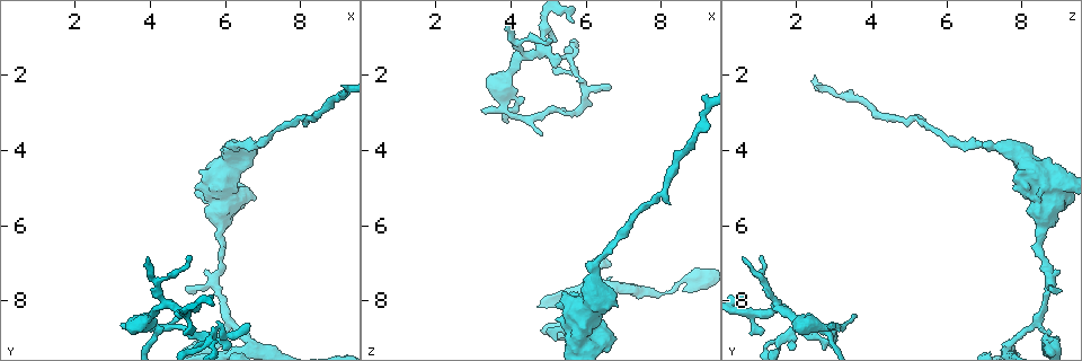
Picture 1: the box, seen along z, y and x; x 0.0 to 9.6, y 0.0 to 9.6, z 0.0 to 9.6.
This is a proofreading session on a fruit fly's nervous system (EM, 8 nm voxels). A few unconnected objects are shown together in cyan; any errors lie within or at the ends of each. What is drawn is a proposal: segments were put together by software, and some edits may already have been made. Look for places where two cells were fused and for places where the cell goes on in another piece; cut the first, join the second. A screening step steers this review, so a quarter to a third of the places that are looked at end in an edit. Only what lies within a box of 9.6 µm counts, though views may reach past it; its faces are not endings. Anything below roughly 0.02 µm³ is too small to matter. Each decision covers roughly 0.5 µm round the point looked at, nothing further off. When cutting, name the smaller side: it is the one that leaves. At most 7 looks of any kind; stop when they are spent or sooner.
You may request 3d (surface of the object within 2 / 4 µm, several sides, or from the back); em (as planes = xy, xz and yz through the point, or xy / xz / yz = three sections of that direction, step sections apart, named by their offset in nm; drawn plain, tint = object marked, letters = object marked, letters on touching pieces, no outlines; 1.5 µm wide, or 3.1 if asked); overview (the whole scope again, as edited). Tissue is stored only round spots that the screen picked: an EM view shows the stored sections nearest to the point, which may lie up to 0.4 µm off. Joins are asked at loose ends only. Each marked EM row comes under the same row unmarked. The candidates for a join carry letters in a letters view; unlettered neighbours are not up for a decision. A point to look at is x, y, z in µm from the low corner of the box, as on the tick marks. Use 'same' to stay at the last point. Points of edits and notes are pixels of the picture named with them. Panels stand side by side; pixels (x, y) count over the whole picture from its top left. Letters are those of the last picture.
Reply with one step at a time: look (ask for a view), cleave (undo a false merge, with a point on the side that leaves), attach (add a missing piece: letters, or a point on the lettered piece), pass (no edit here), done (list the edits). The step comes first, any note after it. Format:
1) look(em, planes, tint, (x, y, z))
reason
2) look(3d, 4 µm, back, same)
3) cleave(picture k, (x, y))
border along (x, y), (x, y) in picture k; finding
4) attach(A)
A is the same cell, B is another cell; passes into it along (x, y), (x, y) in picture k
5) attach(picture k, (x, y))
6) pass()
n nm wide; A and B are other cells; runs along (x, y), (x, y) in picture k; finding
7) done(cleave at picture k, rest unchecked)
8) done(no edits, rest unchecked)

look(3d, 4 µm, (5.15, 7.70, 9.10))
branch stops here

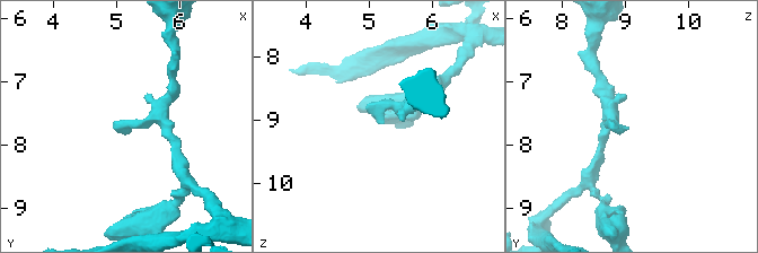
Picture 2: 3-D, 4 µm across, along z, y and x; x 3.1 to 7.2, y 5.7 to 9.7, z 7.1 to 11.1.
look(em, 3.1 µm, planes, letters, (5.25, 7.70, 9.05))

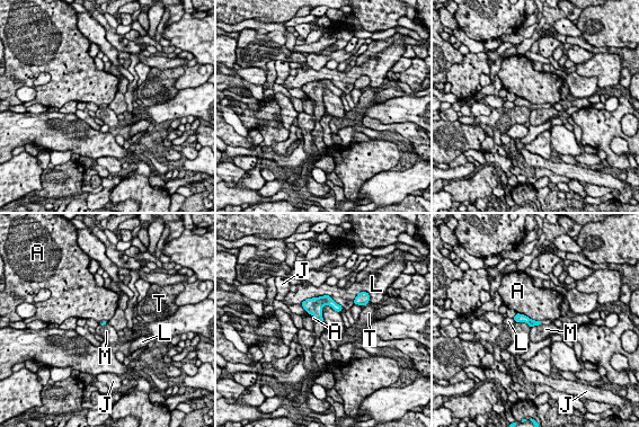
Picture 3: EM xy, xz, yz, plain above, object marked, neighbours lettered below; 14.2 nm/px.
pass()
A, J, L, M and T are other cells; border along (516, 312), (541, 321) in picture 3; no lettered piece goes on from it

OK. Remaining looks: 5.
look(em, xy, step 4, tint, (6.20, 3.90, 7.20))

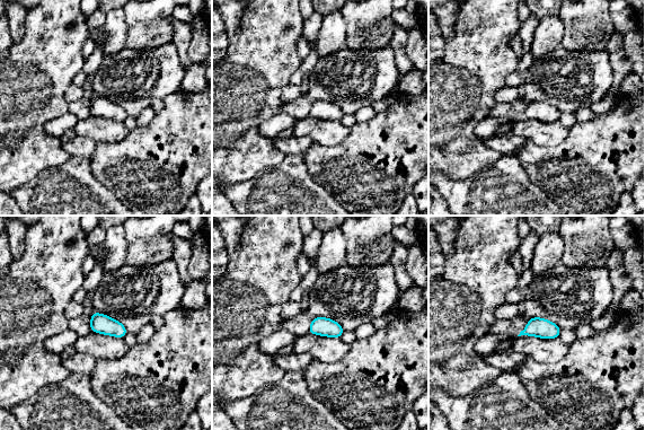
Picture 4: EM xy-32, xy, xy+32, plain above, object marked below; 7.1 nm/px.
look(em, planes, tint, same)
cut it another way

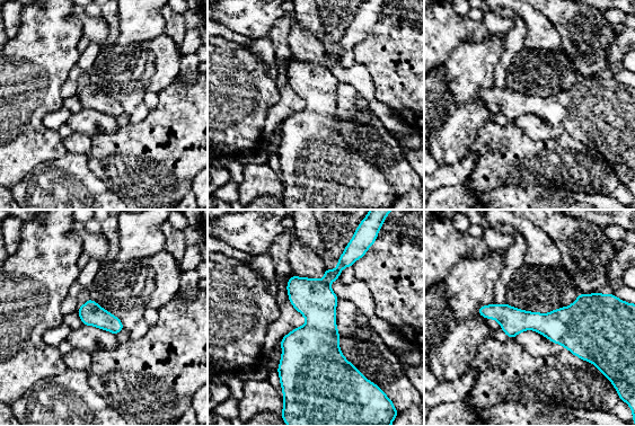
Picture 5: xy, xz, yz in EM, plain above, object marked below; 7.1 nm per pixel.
look(em, planes, letters, same)

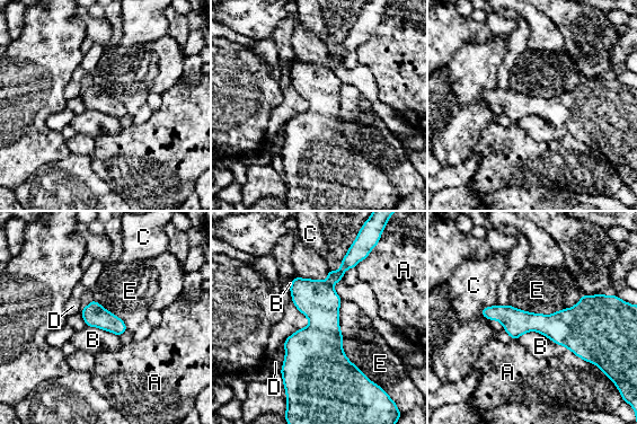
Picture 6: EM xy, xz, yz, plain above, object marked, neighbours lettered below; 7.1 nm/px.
pass()
A, B, C, D and E are other cells; runs along (484, 312), (515, 321), (594, 317) in picture 6; one cell here

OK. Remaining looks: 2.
look(3d, 2 µm, (3.25, 8.65, 2.95))
branch stops here

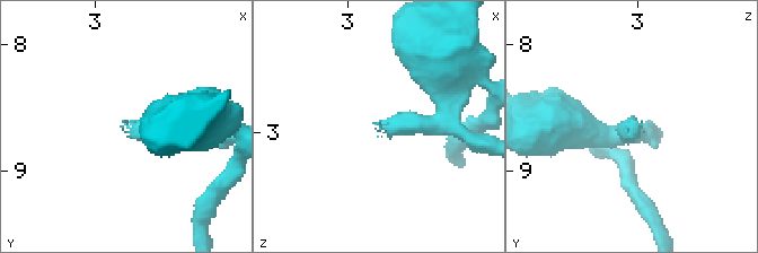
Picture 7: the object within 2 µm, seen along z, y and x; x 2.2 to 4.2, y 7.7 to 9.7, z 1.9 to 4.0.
look(em, planes, letters, (3.24, 8.68, 2.92))

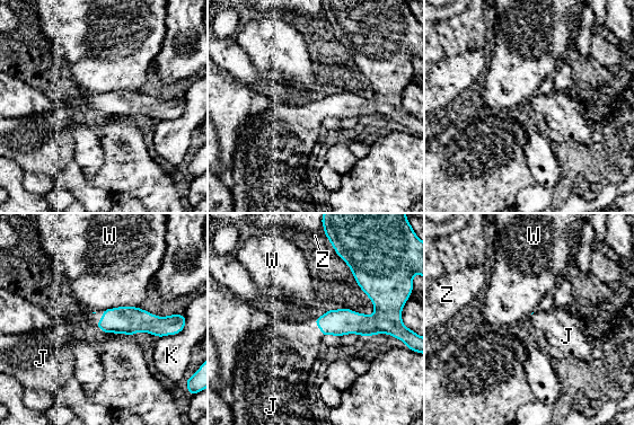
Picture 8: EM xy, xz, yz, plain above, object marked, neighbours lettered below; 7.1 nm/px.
attach(J)
J is the same cell, K, W and Z are other cells; passes into it along (338, 322), (318, 327), (290, 347) in picture 8; the cell continues

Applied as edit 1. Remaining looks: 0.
done(attach at picture 8, rest unchecked)

